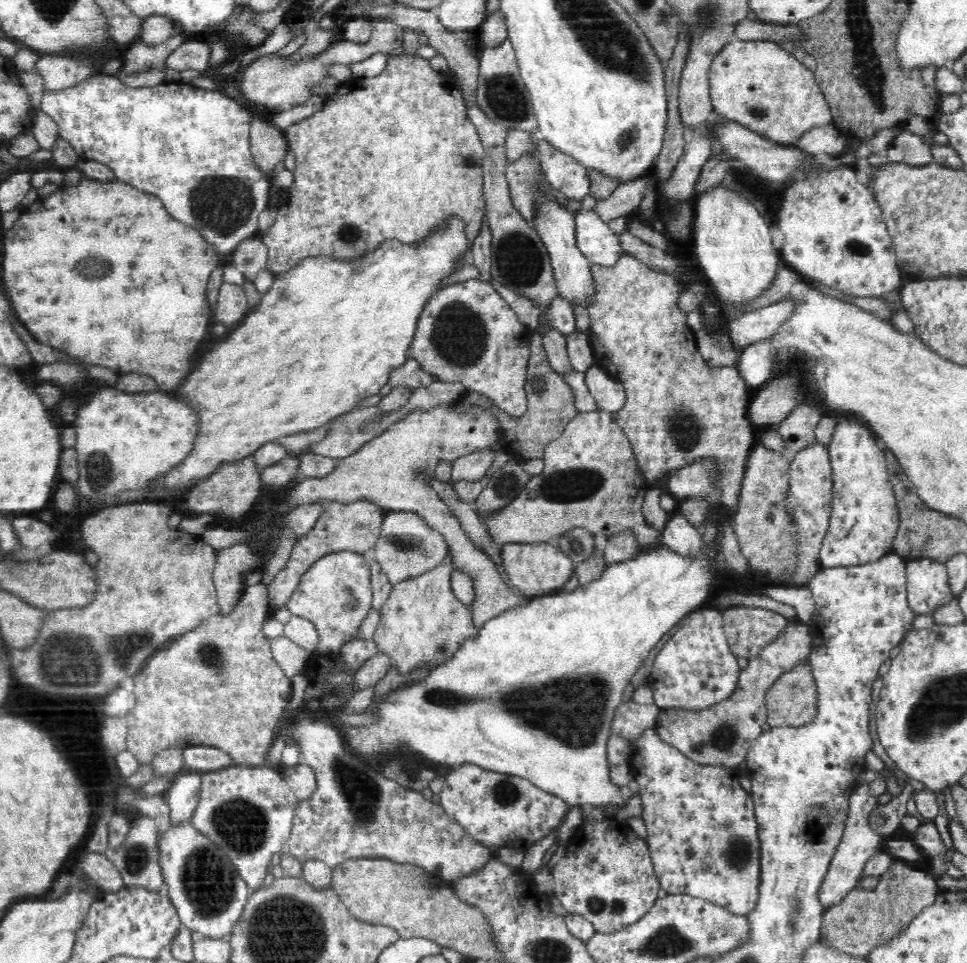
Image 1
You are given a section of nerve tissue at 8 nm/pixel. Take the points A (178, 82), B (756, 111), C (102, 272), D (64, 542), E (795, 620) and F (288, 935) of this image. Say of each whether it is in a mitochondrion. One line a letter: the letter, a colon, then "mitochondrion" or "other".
A: other
B: mitochondrion
C: mitochondrion
D: other
E: other
F: mitochondrion

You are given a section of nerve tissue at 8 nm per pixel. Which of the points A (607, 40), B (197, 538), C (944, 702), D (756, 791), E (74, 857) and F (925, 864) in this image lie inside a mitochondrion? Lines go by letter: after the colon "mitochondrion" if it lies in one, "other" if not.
A: mitochondrion
B: other
C: mitochondrion
D: other
E: other
F: other

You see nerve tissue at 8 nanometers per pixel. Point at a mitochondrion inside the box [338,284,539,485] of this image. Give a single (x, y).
(458, 335)

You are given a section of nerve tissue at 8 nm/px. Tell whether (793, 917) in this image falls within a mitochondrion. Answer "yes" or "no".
yes

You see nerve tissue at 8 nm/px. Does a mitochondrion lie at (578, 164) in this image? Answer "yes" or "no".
no

